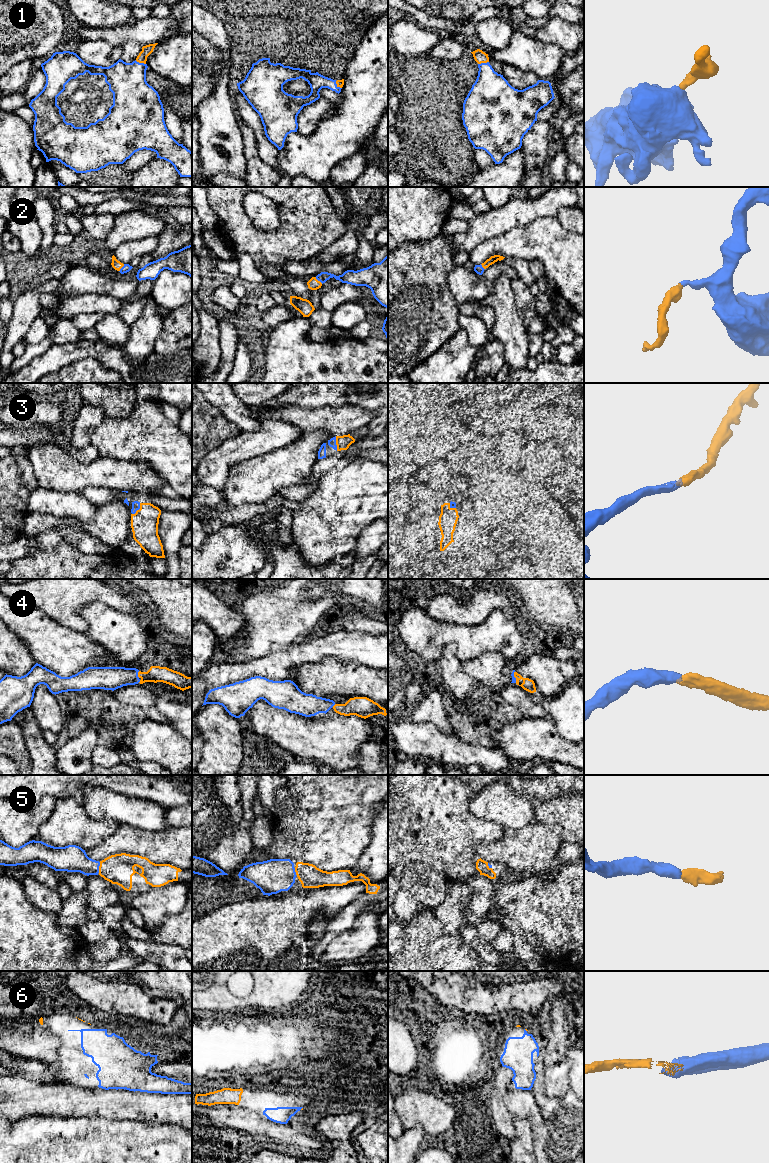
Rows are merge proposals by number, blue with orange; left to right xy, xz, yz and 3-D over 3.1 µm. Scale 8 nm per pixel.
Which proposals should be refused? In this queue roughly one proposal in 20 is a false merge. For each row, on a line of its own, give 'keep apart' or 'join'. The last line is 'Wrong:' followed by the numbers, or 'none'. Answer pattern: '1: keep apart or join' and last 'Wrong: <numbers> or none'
1: join
2: join
3: join
4: join
5: join
6: join
Wrong: none

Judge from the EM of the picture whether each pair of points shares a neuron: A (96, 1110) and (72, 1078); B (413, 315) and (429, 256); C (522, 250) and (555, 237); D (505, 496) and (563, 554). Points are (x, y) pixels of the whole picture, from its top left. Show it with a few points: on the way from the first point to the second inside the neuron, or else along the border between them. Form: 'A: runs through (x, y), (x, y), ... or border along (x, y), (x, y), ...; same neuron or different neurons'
A: runs through (88, 1102), (74, 1086); same neuron
B: runs through (413, 300), (413, 278), (419, 271); same neuron
C: runs through (530, 242), (547, 240); same neuron
D: runs through (520, 510), (549, 539); same neuron

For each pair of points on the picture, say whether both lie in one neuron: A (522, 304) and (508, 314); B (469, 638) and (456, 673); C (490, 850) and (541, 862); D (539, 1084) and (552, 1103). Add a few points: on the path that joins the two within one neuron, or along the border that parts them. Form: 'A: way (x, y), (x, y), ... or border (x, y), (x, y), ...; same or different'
A: border (511, 285), (517, 314), (526, 326); different
B: border (456, 647), (448, 645), (436, 662); different
C: way (503, 850), (528, 850); same
D: way (539, 1089), (539, 1092), (547, 1100); same

